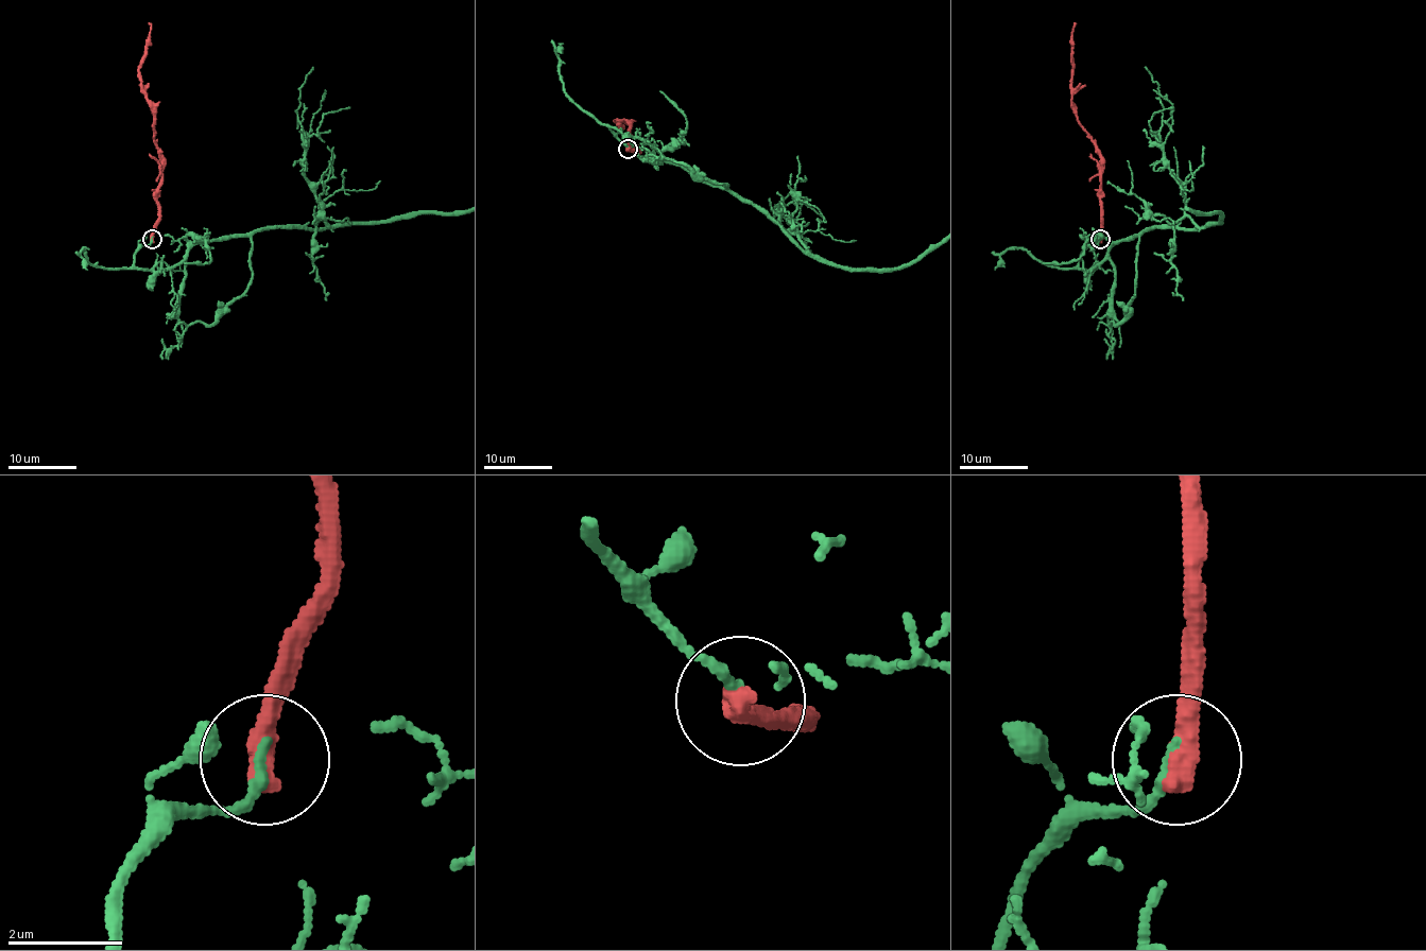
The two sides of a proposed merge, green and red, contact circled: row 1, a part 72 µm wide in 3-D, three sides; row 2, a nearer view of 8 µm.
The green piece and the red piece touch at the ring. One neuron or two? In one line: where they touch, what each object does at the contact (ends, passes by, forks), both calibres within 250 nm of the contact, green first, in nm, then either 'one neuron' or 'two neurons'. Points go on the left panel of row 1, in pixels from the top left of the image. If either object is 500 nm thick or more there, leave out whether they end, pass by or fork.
(152, 239) | green ends | red ends | 180/480 nm | two neurons

